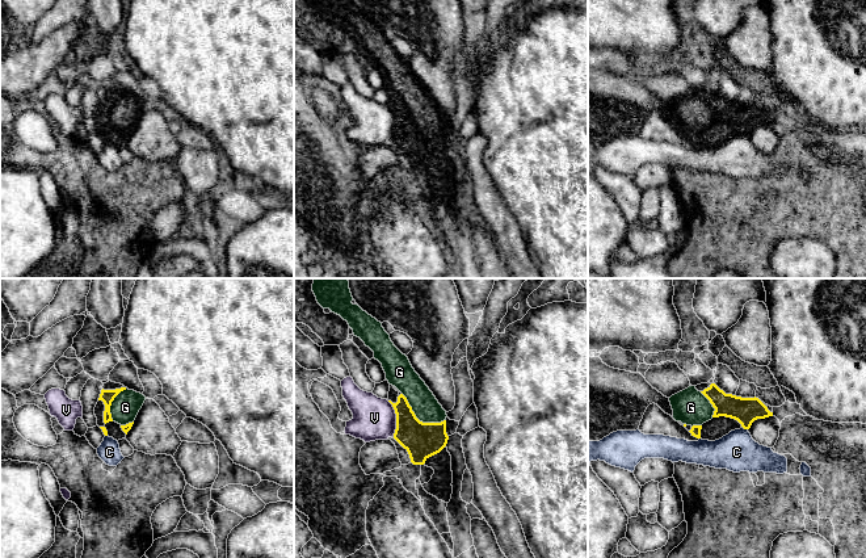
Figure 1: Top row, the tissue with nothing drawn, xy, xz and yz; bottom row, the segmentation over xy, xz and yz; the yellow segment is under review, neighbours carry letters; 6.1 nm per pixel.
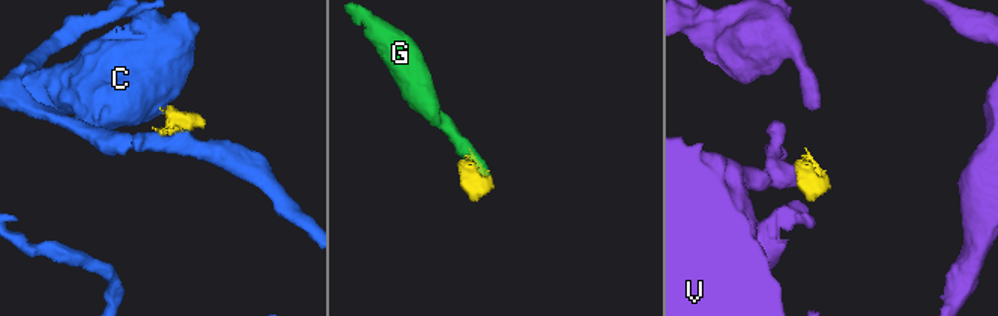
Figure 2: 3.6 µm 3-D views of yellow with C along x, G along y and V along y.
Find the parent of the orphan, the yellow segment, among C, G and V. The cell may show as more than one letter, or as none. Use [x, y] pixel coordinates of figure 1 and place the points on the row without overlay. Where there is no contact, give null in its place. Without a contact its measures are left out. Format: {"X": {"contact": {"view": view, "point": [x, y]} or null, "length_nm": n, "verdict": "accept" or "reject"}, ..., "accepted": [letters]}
{"C": {"contact": {"view": "yz", "point": [745, 134]}, "length_nm": 40, "verdict": "reject"}, "G": {"contact": {"view": "xz", "point": [417, 125]}, "length_nm": 320, "verdict": "accept"}, "V": {"contact": {"view": "xz", "point": [396, 125]}, "length_nm": 220, "verdict": "reject"}, "accepted": ["G"]}

